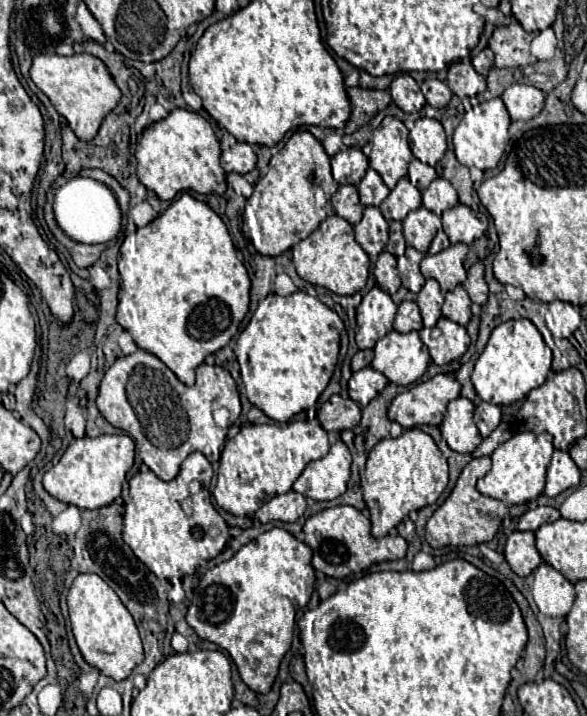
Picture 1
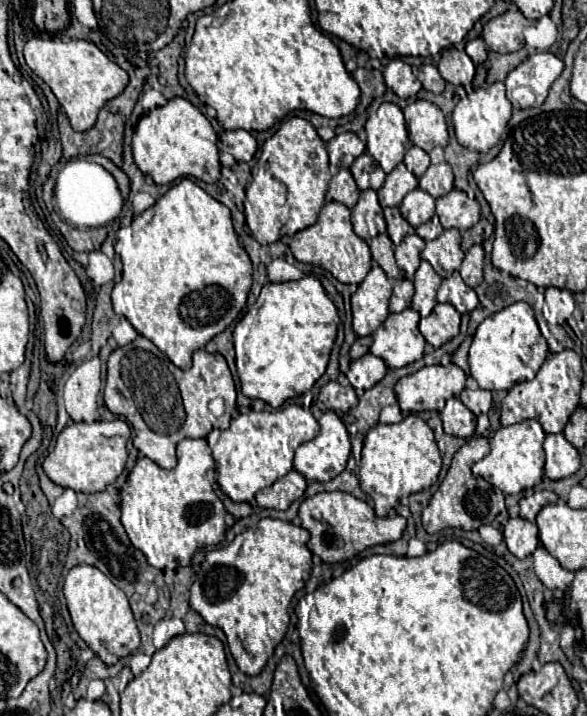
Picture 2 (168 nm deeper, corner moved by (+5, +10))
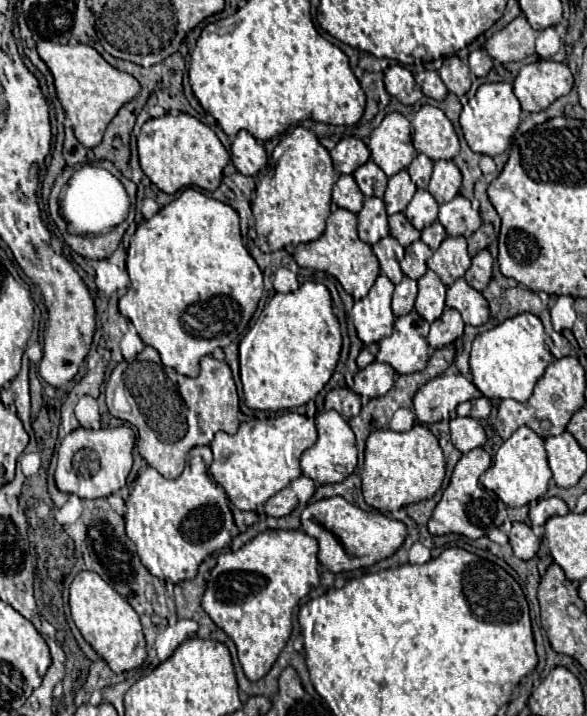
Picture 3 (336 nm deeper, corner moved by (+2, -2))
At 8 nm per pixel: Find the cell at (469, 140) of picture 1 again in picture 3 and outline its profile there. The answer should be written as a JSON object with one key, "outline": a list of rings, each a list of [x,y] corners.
{"outline":[[[496,82],[496,84],[482,84],[476,90],[476,96],[464,106],[460,114],[460,126],[466,144],[472,152],[486,154],[486,156],[498,156],[510,146],[510,138],[516,132],[520,124],[520,102],[512,92],[510,84]]]}

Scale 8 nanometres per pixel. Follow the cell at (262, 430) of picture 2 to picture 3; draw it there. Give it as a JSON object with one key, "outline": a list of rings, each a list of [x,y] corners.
{"outline":[[[285,411],[264,420],[242,422],[234,436],[218,432],[210,444],[214,462],[210,472],[214,480],[224,488],[226,496],[238,510],[258,510],[270,496],[286,488],[296,480],[300,472],[300,456],[316,442],[316,426],[313,418],[296,412]]]}

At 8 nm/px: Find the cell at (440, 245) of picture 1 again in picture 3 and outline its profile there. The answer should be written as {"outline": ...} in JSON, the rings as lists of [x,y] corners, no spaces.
{"outline":[[[434,222],[430,228],[422,230],[422,242],[428,244],[430,250],[436,250],[444,238],[446,238],[446,230],[442,228],[440,222]]]}

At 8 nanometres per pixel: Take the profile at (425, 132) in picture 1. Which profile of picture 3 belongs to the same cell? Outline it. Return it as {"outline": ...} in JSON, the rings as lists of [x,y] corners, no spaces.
{"outline":[[[424,104],[412,118],[412,144],[430,160],[452,160],[460,142],[452,122],[436,106]]]}

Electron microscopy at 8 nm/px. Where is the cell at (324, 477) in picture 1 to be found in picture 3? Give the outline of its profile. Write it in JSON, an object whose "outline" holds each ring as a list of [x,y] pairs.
{"outline":[[[334,410],[322,412],[316,418],[318,428],[318,440],[312,448],[308,448],[300,458],[302,474],[314,480],[316,484],[336,484],[346,480],[354,468],[356,468],[356,444],[354,444],[354,432],[348,426],[348,422]]]}

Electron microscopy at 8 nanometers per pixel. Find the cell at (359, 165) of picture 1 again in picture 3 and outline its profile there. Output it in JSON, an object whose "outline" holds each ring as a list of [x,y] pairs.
{"outline":[[[344,138],[336,144],[330,156],[334,162],[334,170],[338,174],[352,174],[356,168],[360,168],[370,160],[370,150],[358,138]]]}

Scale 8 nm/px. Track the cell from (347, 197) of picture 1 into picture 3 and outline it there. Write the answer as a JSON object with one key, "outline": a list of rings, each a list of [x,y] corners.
{"outline":[[[340,176],[340,180],[334,184],[334,190],[332,190],[332,202],[338,208],[346,208],[346,210],[358,214],[362,208],[362,202],[364,202],[364,194],[360,192],[360,188],[352,176]]]}

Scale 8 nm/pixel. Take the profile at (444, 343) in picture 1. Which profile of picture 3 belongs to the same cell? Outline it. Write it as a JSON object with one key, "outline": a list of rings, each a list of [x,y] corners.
{"outline":[[[444,308],[442,316],[432,322],[430,334],[426,340],[428,340],[430,348],[438,350],[438,348],[452,344],[456,338],[462,336],[462,332],[464,332],[464,322],[462,322],[460,312],[452,310],[452,308]]]}

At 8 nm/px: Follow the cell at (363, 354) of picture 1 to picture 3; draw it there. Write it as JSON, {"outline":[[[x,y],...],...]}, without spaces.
{"outline":[[[370,344],[370,346],[364,346],[364,350],[360,352],[360,356],[358,356],[358,368],[364,368],[364,366],[368,366],[374,358],[376,358],[376,352],[378,352],[378,344]]]}

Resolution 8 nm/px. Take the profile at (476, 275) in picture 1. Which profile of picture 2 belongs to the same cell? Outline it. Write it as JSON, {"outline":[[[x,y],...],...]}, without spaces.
{"outline":[[[475,244],[473,248],[467,250],[465,260],[463,260],[461,268],[459,268],[465,284],[471,286],[471,288],[479,286],[479,282],[483,280],[483,256],[485,256],[483,254],[483,246]]]}

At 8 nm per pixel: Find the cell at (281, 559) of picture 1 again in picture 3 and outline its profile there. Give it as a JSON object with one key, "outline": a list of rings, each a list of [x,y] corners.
{"outline":[[[264,530],[236,552],[218,556],[216,566],[210,572],[206,592],[202,596],[202,608],[212,622],[222,628],[236,644],[238,660],[248,680],[256,682],[268,674],[278,654],[284,650],[292,632],[292,610],[314,586],[320,584],[318,576],[318,542],[302,530]]]}

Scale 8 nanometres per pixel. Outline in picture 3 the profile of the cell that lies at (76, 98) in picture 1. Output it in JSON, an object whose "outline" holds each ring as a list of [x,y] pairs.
{"outline":[[[42,40],[38,42],[36,50],[54,76],[58,100],[72,122],[78,142],[88,148],[100,144],[108,122],[126,102],[138,96],[140,92],[138,80],[126,72],[112,68],[92,46],[86,44],[72,46],[72,44],[56,44],[50,40]]]}

